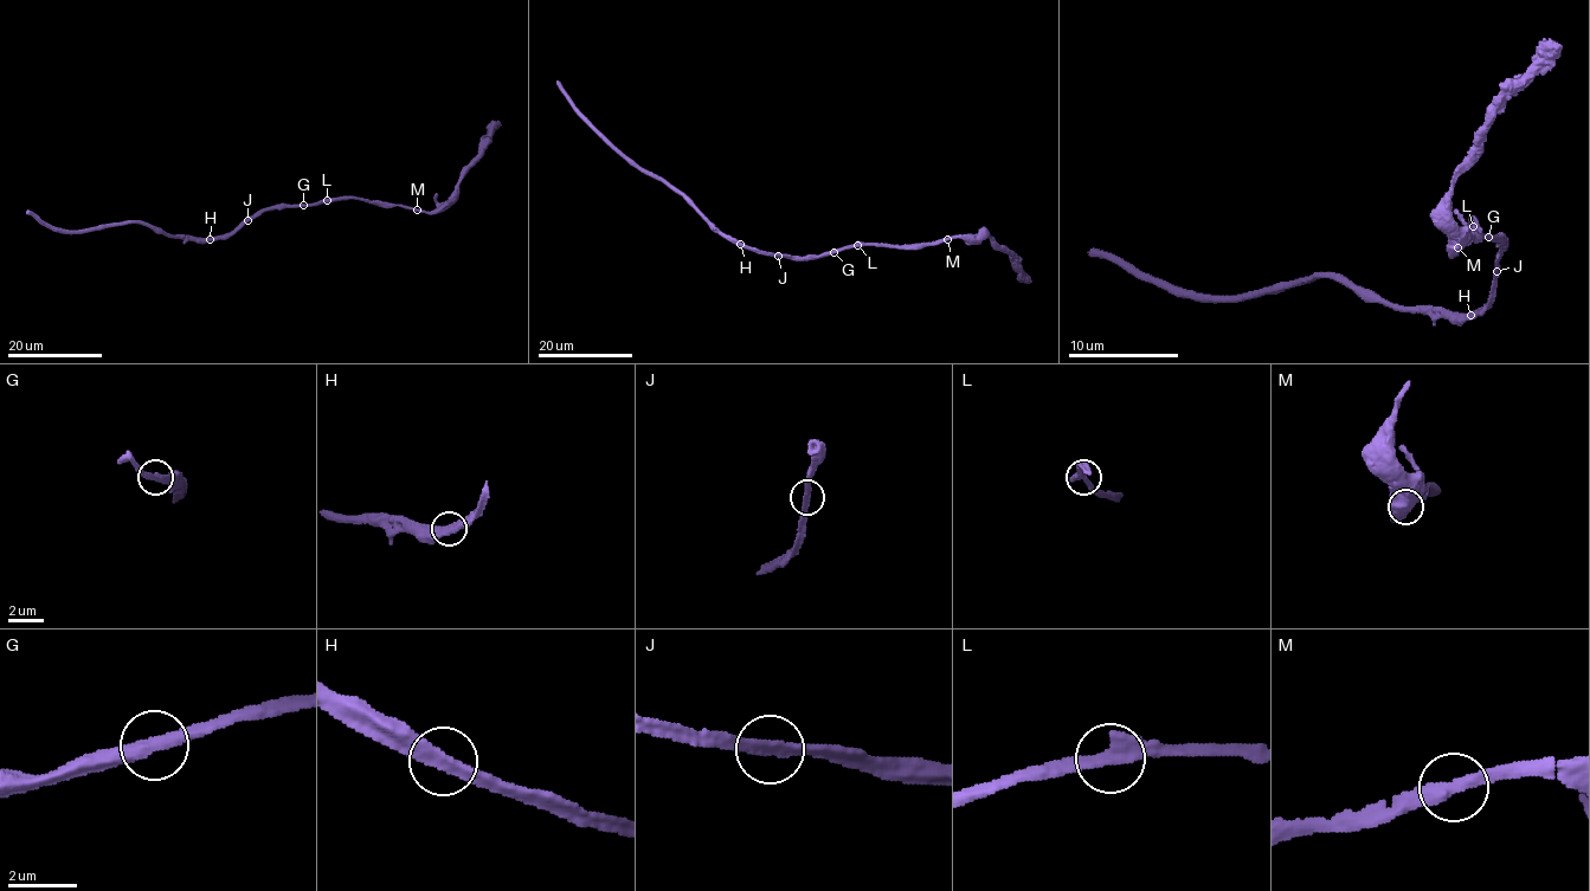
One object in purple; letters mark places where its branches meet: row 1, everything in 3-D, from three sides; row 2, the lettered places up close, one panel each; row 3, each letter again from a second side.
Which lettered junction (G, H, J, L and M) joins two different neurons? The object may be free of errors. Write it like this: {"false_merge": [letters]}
{"false_merge": []}

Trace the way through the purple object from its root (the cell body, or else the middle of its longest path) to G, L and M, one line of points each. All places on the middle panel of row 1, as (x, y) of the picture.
G: (787, 257), (812, 258), (834, 252)
L: (787, 257), (819, 257), (857, 245)
M: (787, 257), (812, 258), (861, 245), (913, 246), (947, 239)

